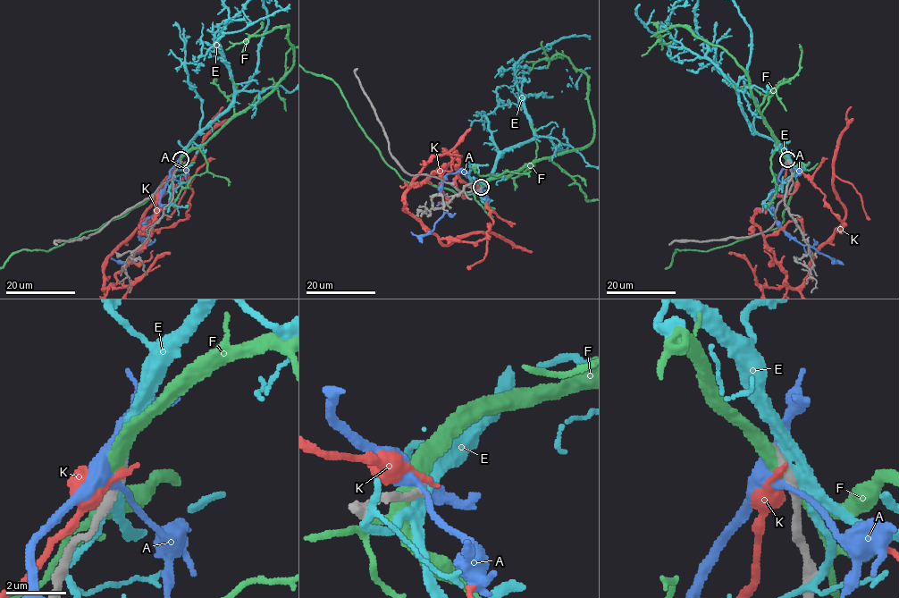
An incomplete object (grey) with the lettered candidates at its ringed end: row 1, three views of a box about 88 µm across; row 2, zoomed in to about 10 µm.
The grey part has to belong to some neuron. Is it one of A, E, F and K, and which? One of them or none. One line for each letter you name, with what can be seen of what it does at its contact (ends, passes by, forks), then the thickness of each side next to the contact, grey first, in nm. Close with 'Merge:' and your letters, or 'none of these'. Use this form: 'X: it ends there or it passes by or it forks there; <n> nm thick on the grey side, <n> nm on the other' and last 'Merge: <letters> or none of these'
Merge: none of these

